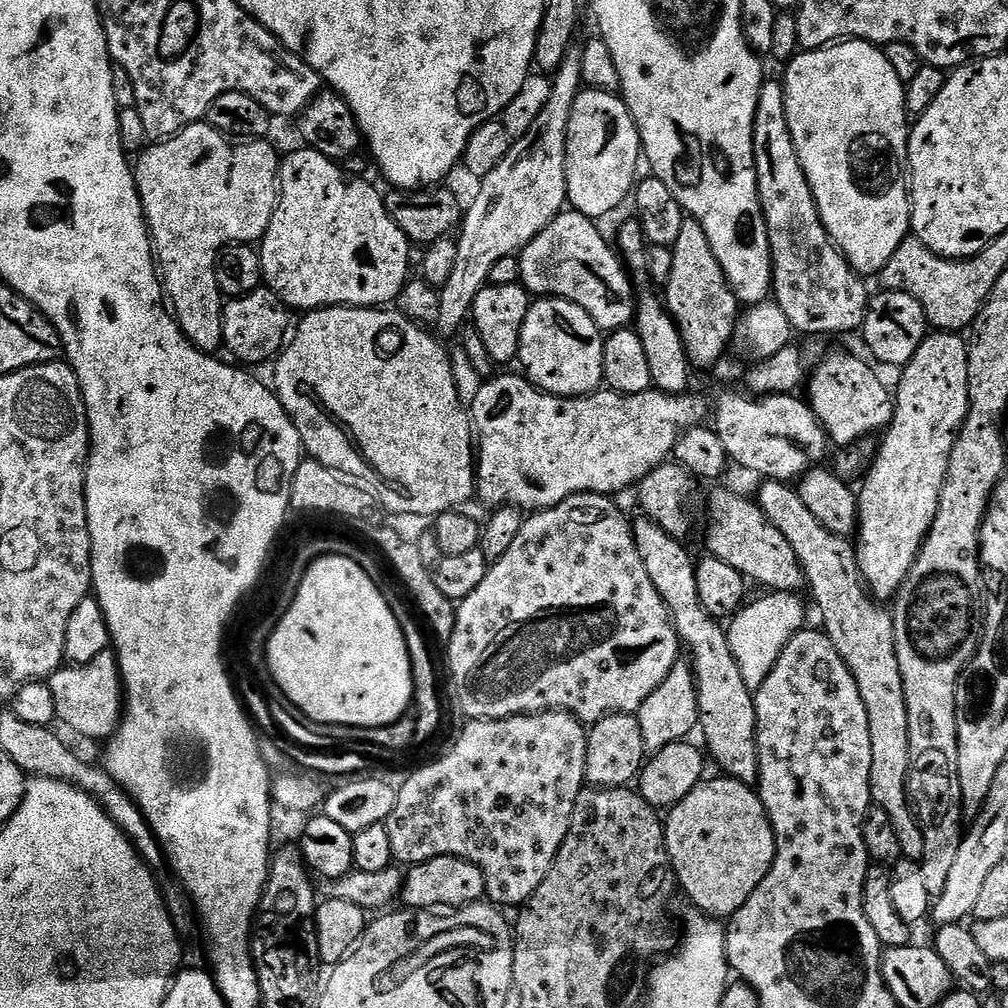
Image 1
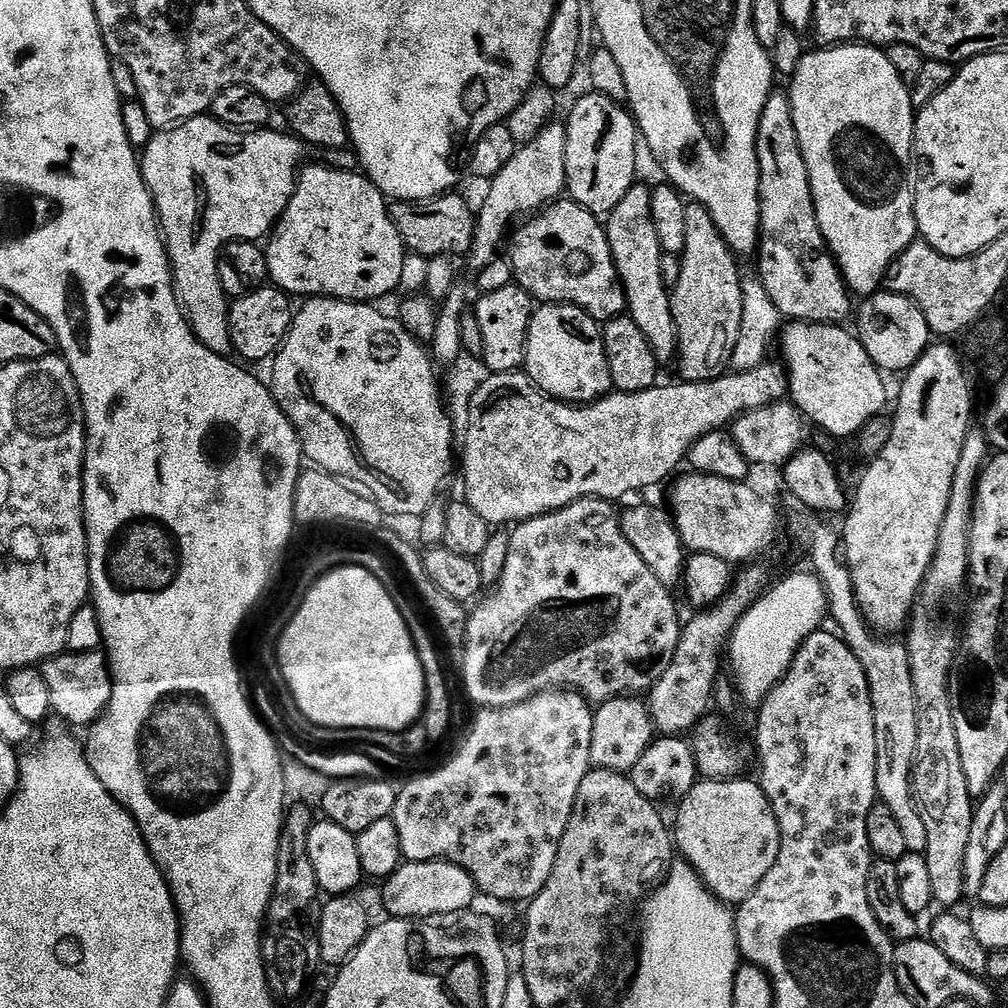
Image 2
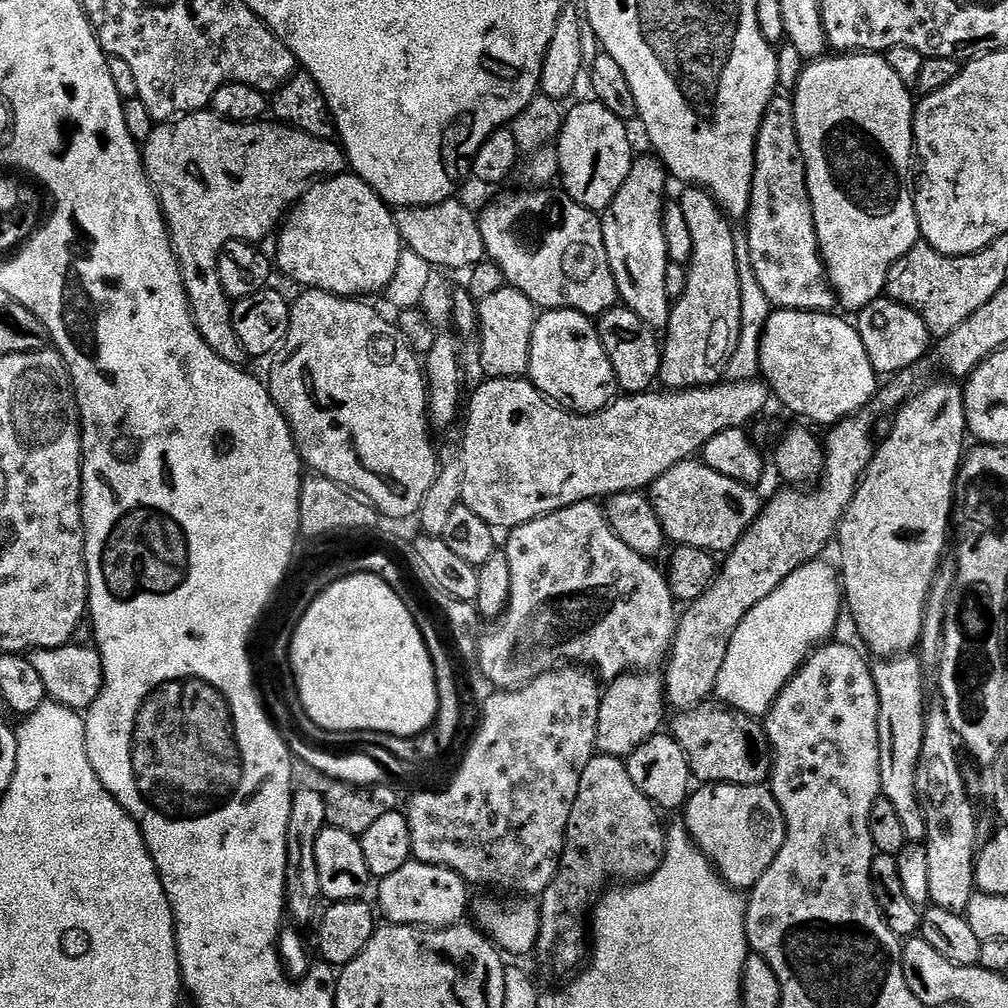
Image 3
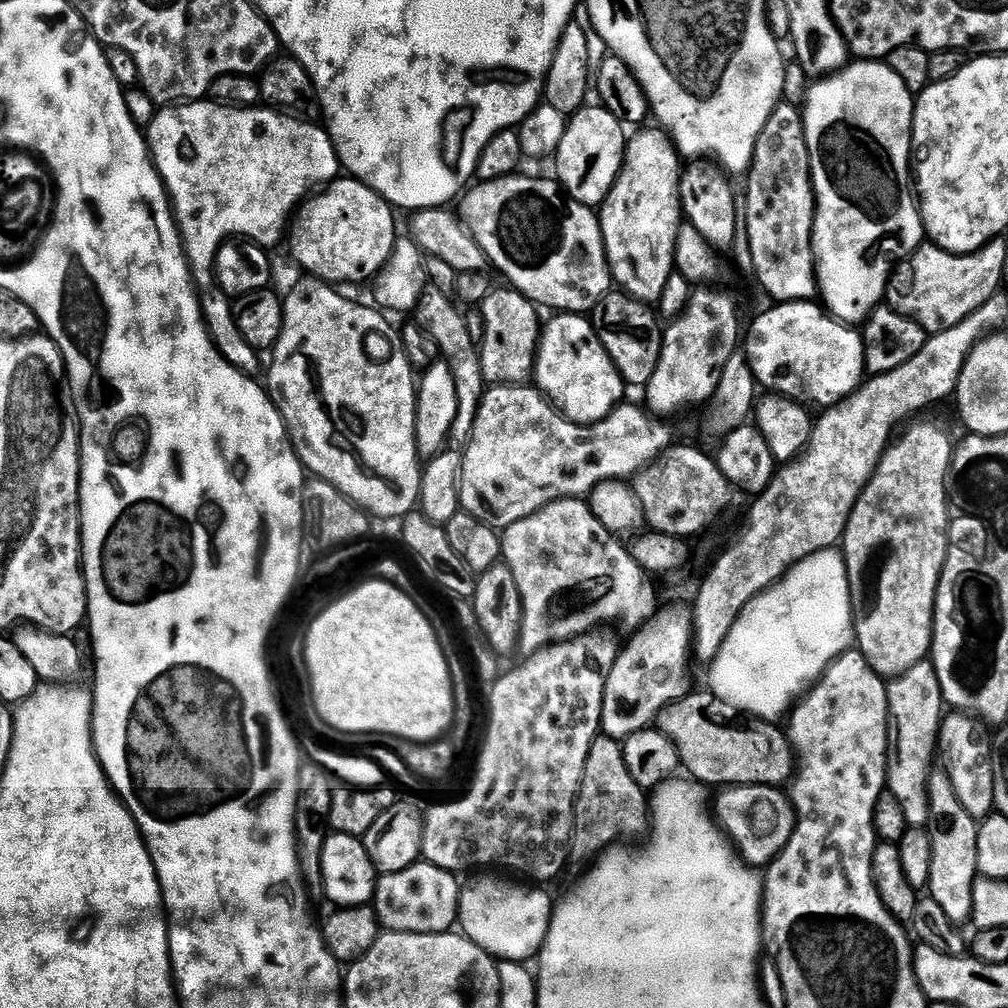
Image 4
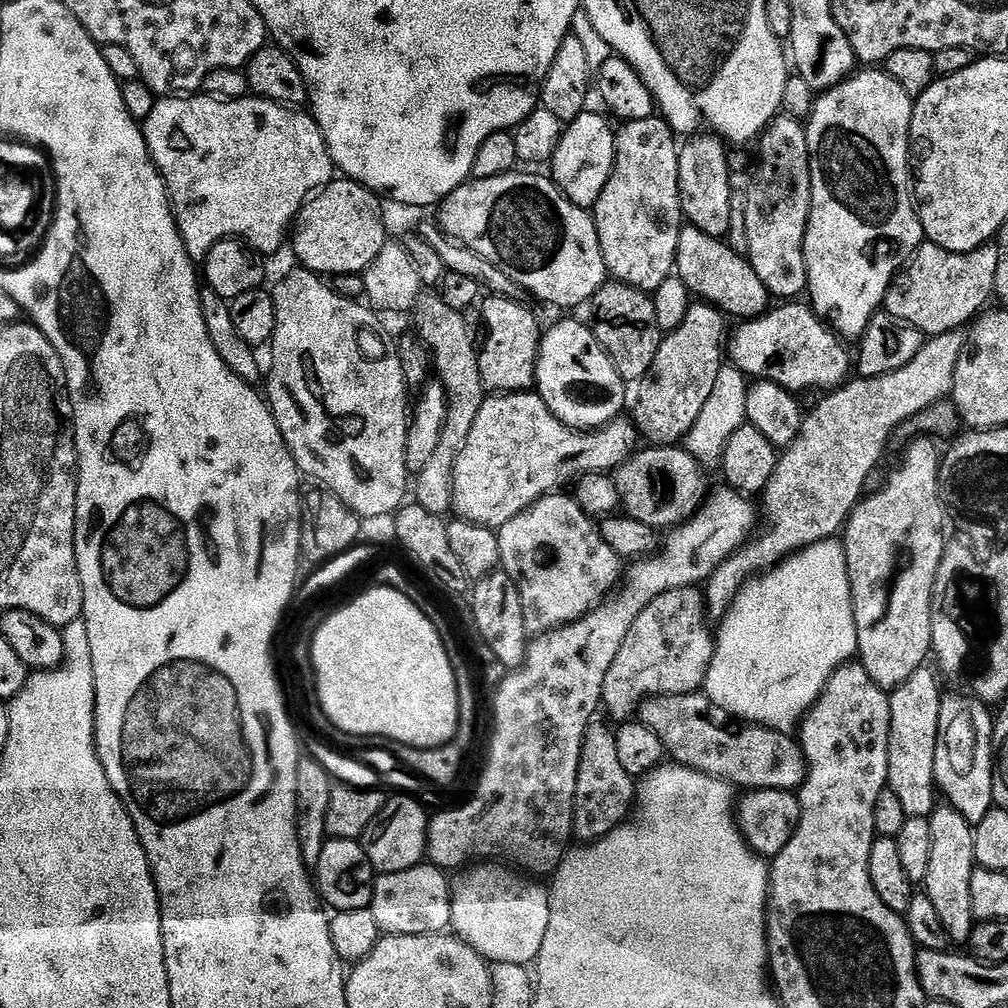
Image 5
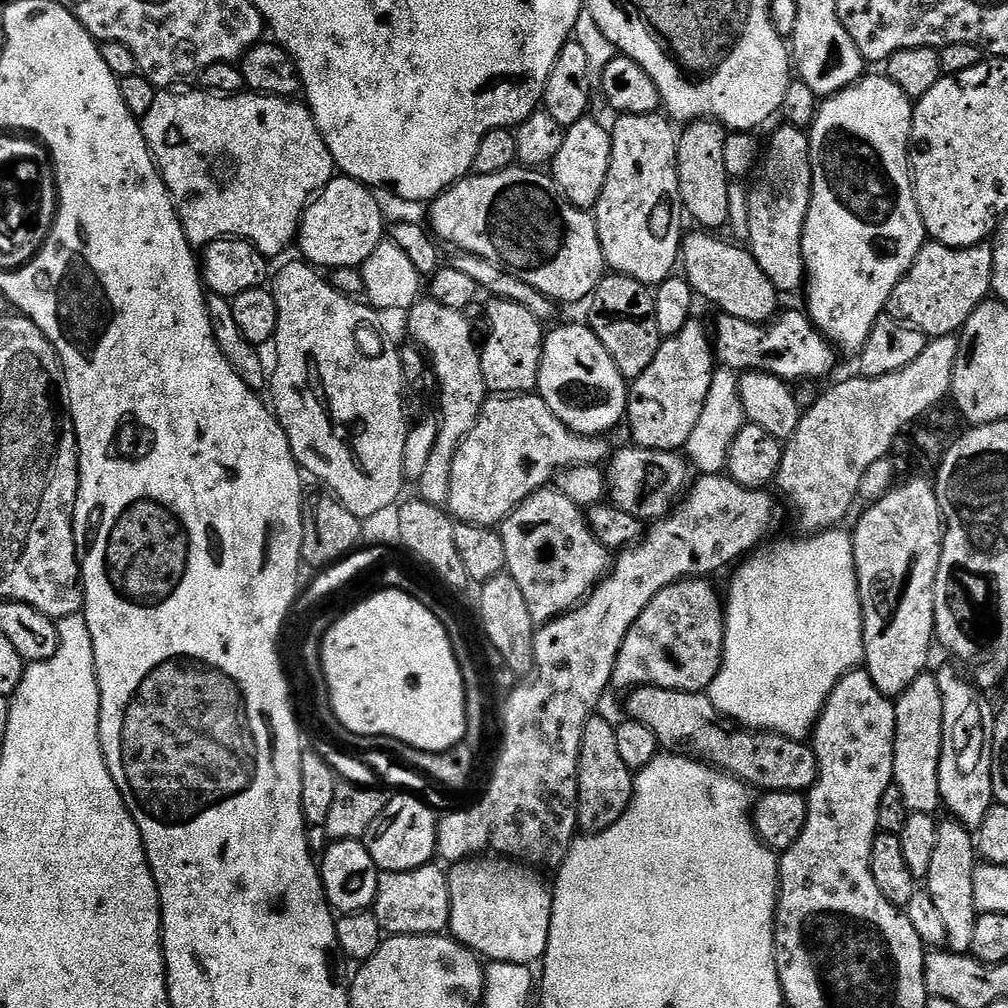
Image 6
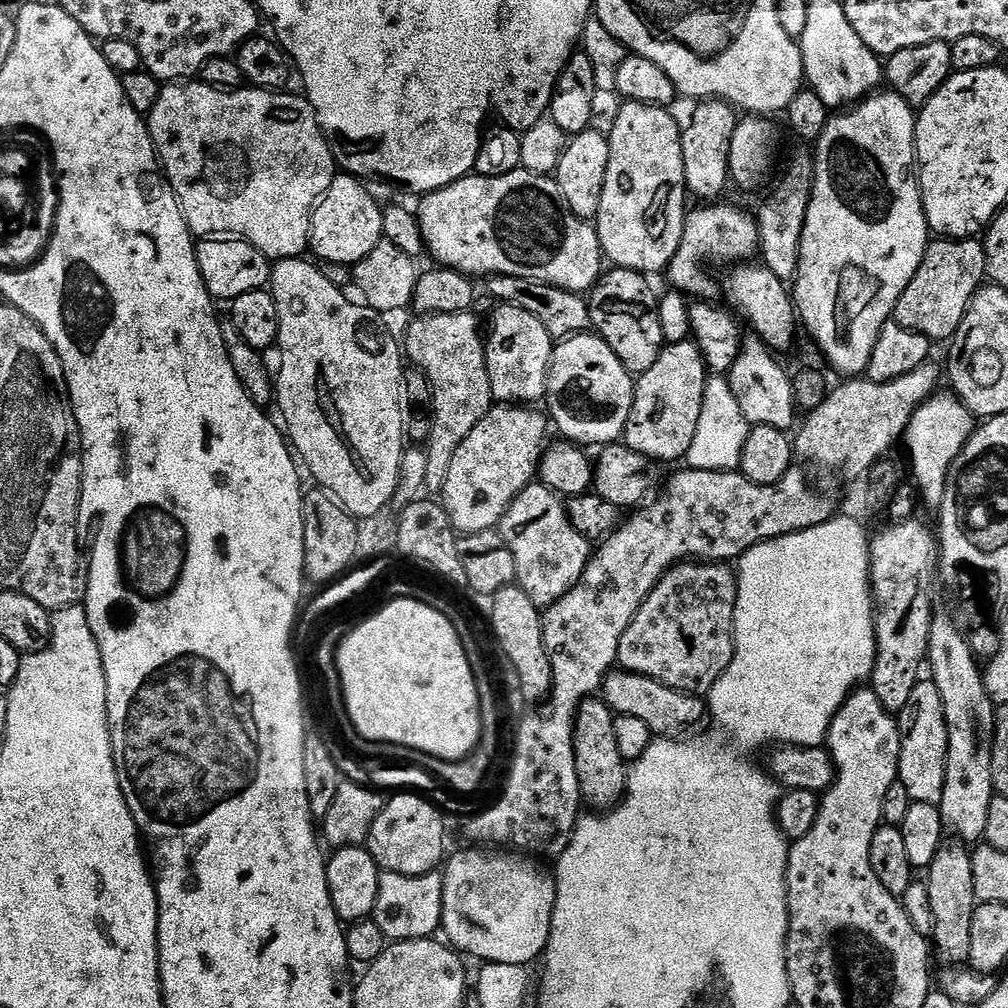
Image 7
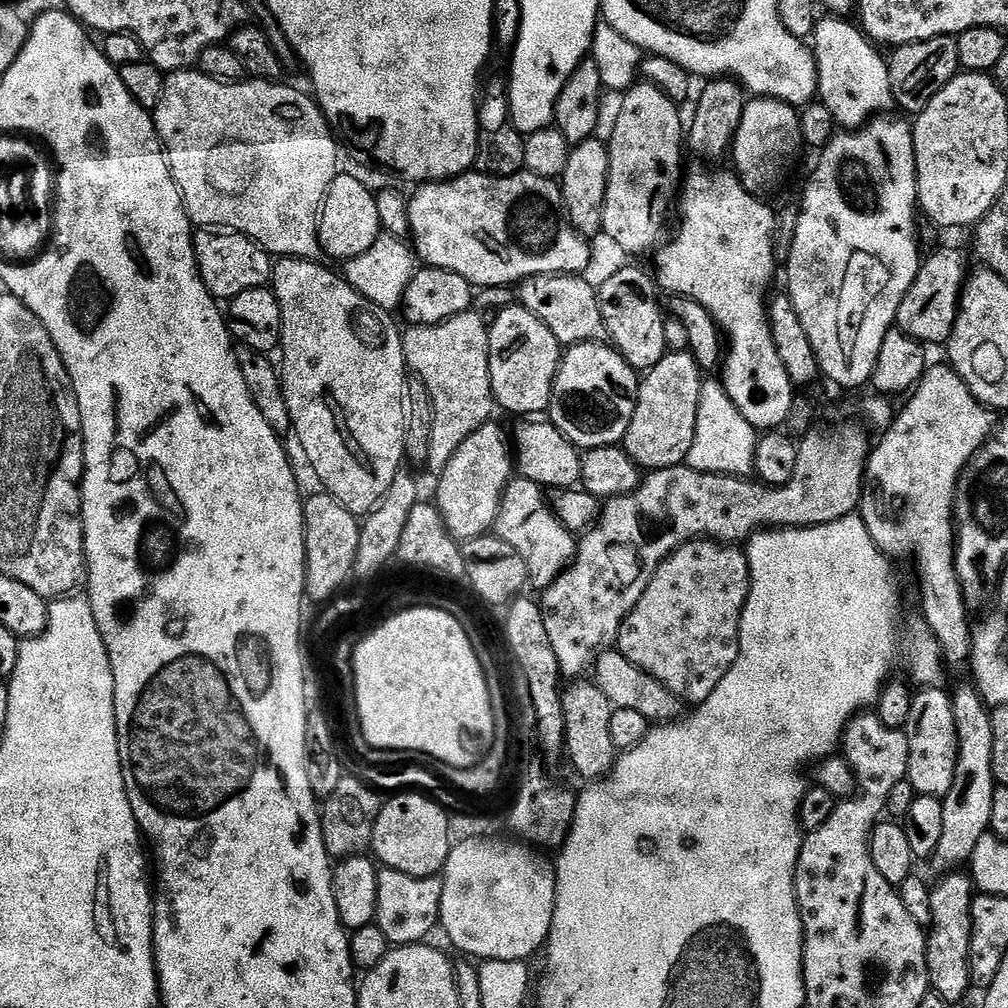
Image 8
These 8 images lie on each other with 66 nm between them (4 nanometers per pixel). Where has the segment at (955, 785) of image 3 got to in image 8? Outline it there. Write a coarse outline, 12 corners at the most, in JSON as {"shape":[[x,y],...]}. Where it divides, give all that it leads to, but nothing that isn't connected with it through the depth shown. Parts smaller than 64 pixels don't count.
{"shape":[[971,875],[931,885],[931,991],[956,1005],[972,984]]}

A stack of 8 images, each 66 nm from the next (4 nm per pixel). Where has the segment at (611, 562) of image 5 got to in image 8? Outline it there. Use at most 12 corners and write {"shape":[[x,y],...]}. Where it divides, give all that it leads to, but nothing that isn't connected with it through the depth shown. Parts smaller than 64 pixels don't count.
{"shape":[[513,478],[495,535],[526,562],[531,587],[571,565],[577,537],[541,485]]}

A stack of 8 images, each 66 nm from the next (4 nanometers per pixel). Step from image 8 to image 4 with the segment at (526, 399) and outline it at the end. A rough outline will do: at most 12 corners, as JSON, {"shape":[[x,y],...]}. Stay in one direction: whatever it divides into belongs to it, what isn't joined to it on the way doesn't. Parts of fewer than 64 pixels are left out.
{"shape":[[511,286],[479,305],[480,365],[492,386],[533,375],[537,305]]}

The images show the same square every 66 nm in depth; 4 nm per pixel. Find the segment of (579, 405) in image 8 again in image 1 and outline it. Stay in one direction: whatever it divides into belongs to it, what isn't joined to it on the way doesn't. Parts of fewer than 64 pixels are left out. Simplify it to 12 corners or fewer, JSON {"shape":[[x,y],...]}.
{"shape":[[536,298],[518,364],[552,396],[604,384],[605,333],[582,306]]}

